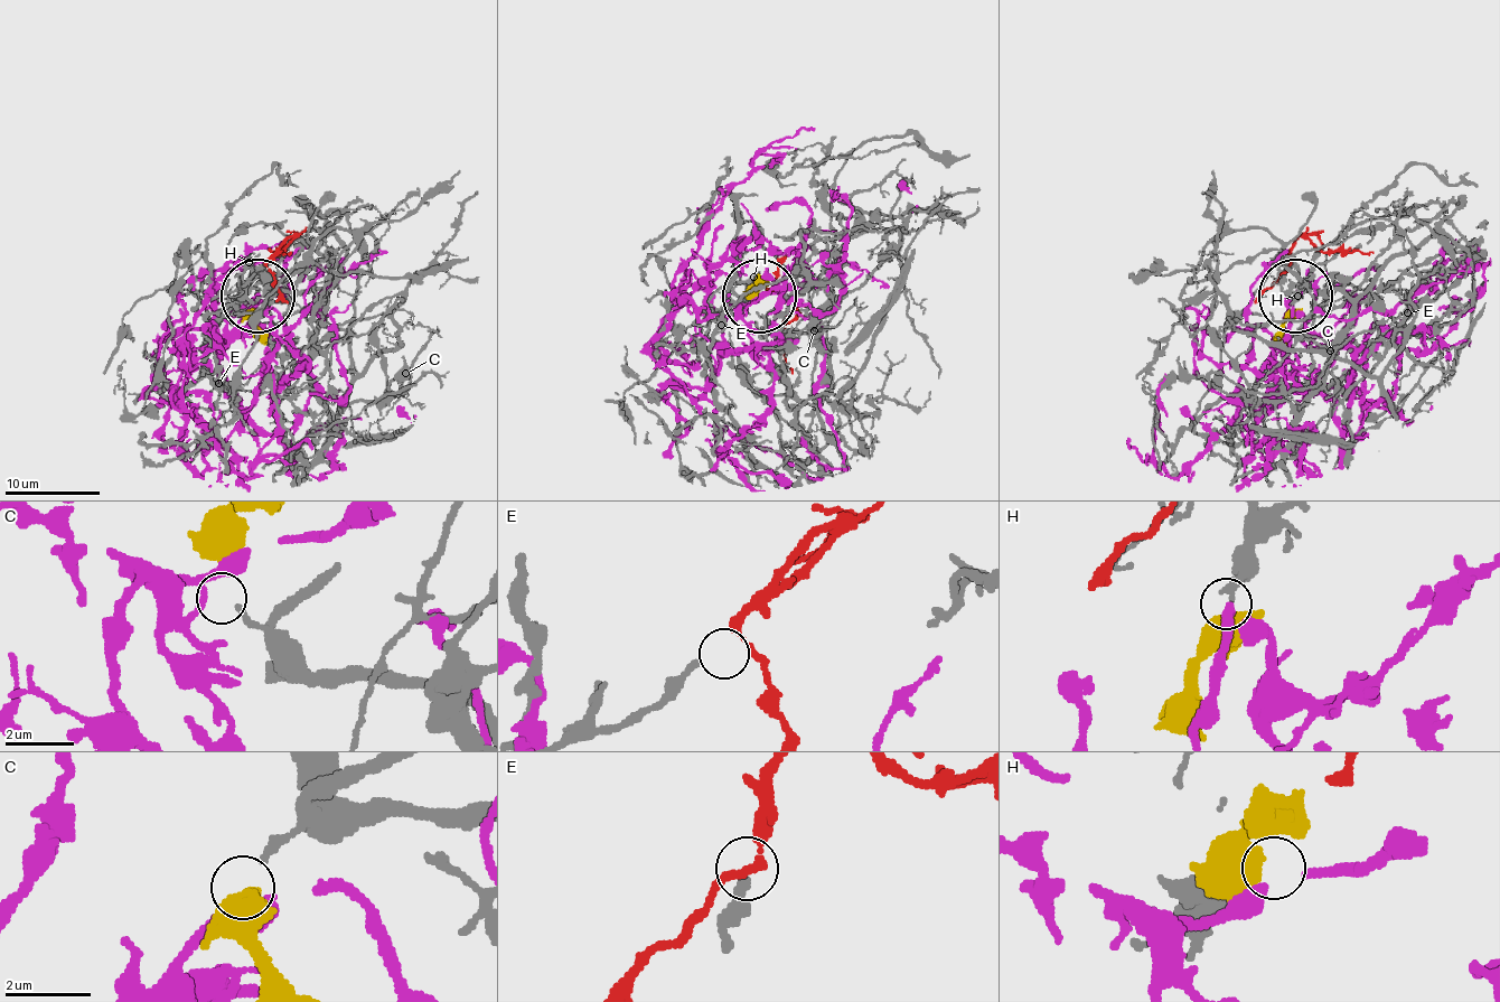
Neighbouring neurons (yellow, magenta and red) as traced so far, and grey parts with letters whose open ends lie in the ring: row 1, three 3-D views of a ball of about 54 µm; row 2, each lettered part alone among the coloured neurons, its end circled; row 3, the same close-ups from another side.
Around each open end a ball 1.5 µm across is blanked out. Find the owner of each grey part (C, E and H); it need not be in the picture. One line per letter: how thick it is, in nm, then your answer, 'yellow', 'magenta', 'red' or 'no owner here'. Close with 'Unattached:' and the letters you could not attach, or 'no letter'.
C: 170 nm thick; yellow
E: 240 nm thick; red
H: 240 nm thick; no owner here
Unattached: H

